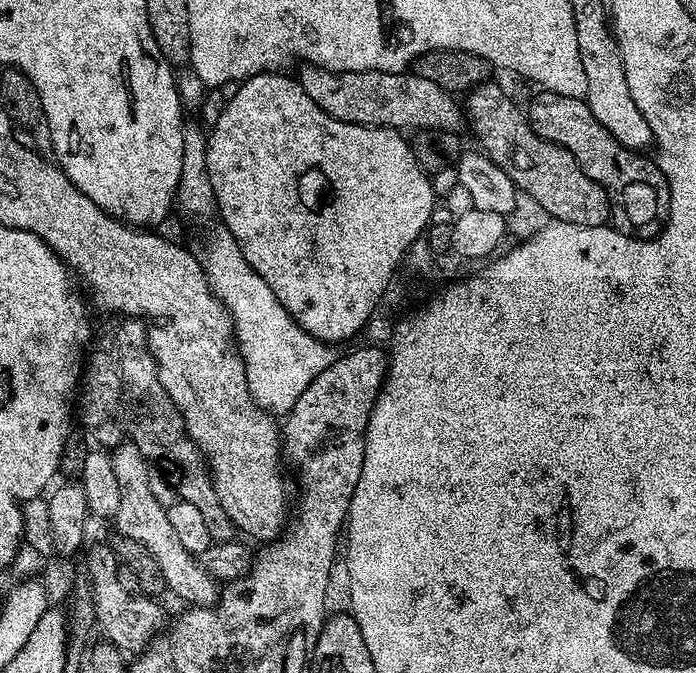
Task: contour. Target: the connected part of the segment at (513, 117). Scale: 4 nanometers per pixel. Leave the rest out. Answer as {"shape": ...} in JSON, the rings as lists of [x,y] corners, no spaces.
{"shape":[[[496,82],[481,84],[467,93],[466,120],[472,123],[472,132],[480,139],[479,147],[484,155],[491,158],[509,178],[515,182],[517,189],[524,192],[545,212],[545,217],[555,218],[567,224],[576,224],[580,228],[604,228],[612,215],[612,202],[608,199],[606,190],[598,182],[594,182],[578,166],[574,154],[566,150],[561,144],[544,140],[528,125],[527,115],[516,109],[516,104],[496,85]]]}

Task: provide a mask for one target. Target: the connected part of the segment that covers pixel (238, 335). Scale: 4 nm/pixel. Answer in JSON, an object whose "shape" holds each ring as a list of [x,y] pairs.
{"shape":[[[219,222],[213,224],[213,228],[205,234],[204,241],[200,244],[200,252],[198,251],[200,265],[212,293],[220,300],[220,305],[228,310],[228,318],[232,322],[234,333],[234,348],[240,363],[244,365],[252,400],[262,411],[271,412],[273,417],[283,418],[288,415],[294,402],[298,402],[302,390],[306,390],[306,386],[310,386],[310,382],[314,382],[314,378],[318,378],[318,374],[322,374],[322,370],[326,370],[326,366],[330,366],[336,360],[337,349],[323,340],[314,338],[306,330],[302,330],[298,322],[294,322],[294,318],[284,309],[282,302],[274,298],[274,290],[266,286],[262,274],[255,272],[250,262],[246,262],[242,250],[238,250],[238,242],[234,242],[228,227]]]}

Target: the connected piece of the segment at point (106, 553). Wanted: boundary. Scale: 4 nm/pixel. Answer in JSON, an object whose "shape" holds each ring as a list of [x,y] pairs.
{"shape":[[[111,543],[96,544],[89,550],[86,577],[92,584],[95,623],[108,635],[105,636],[107,643],[119,648],[121,653],[136,654],[149,639],[148,631],[163,618],[164,612],[151,599],[127,592],[123,586],[118,586],[117,567],[118,559]]]}

